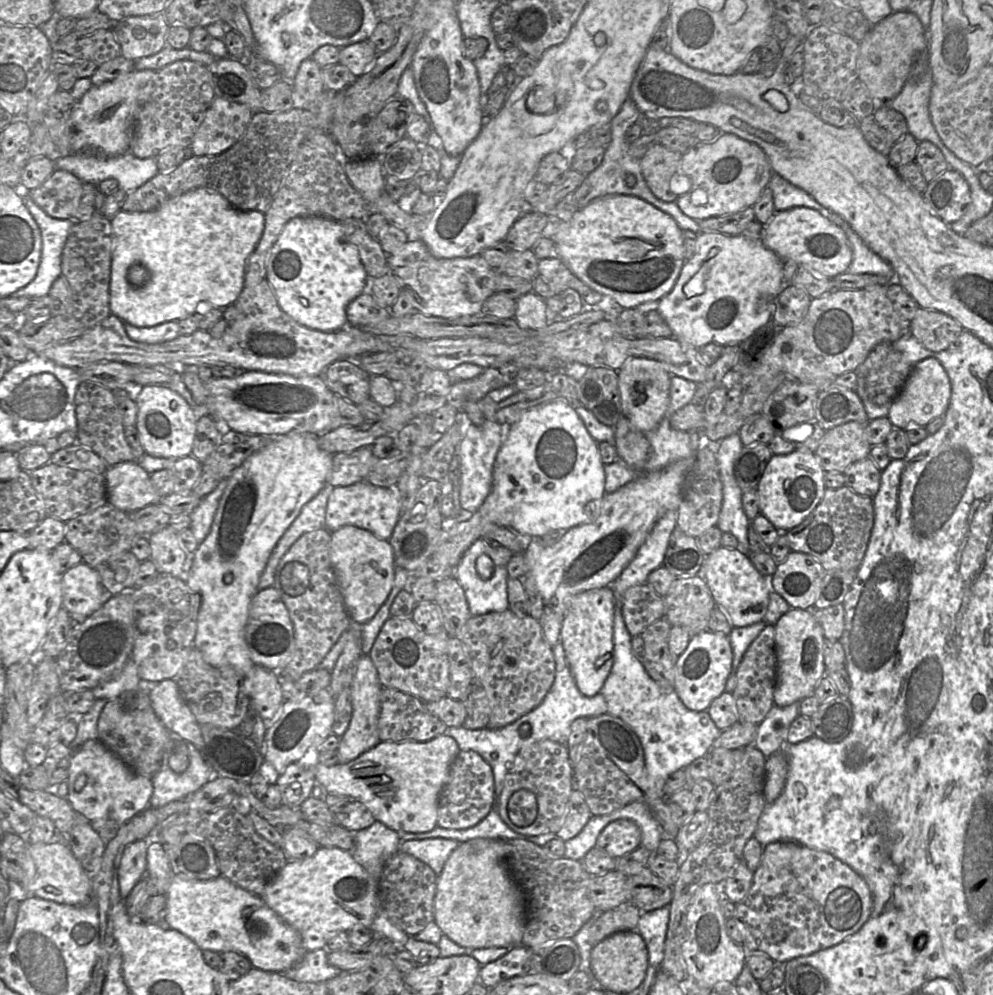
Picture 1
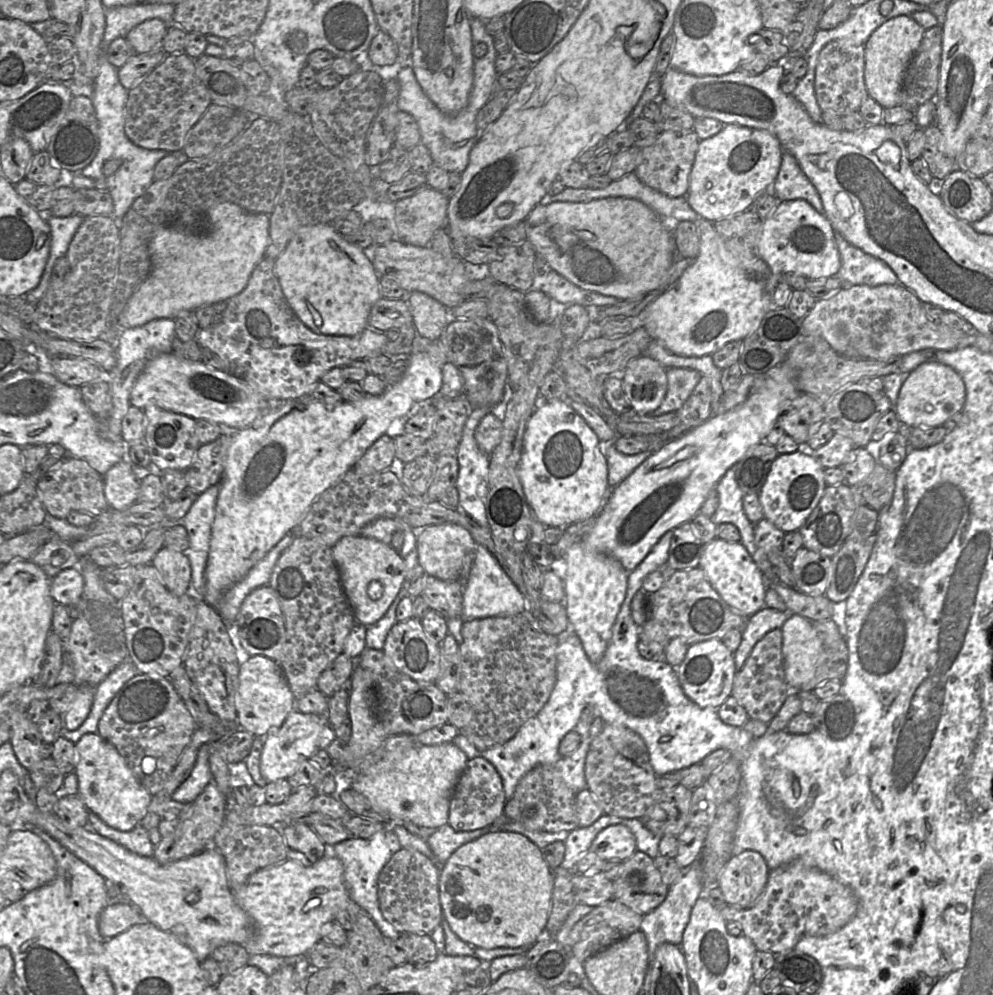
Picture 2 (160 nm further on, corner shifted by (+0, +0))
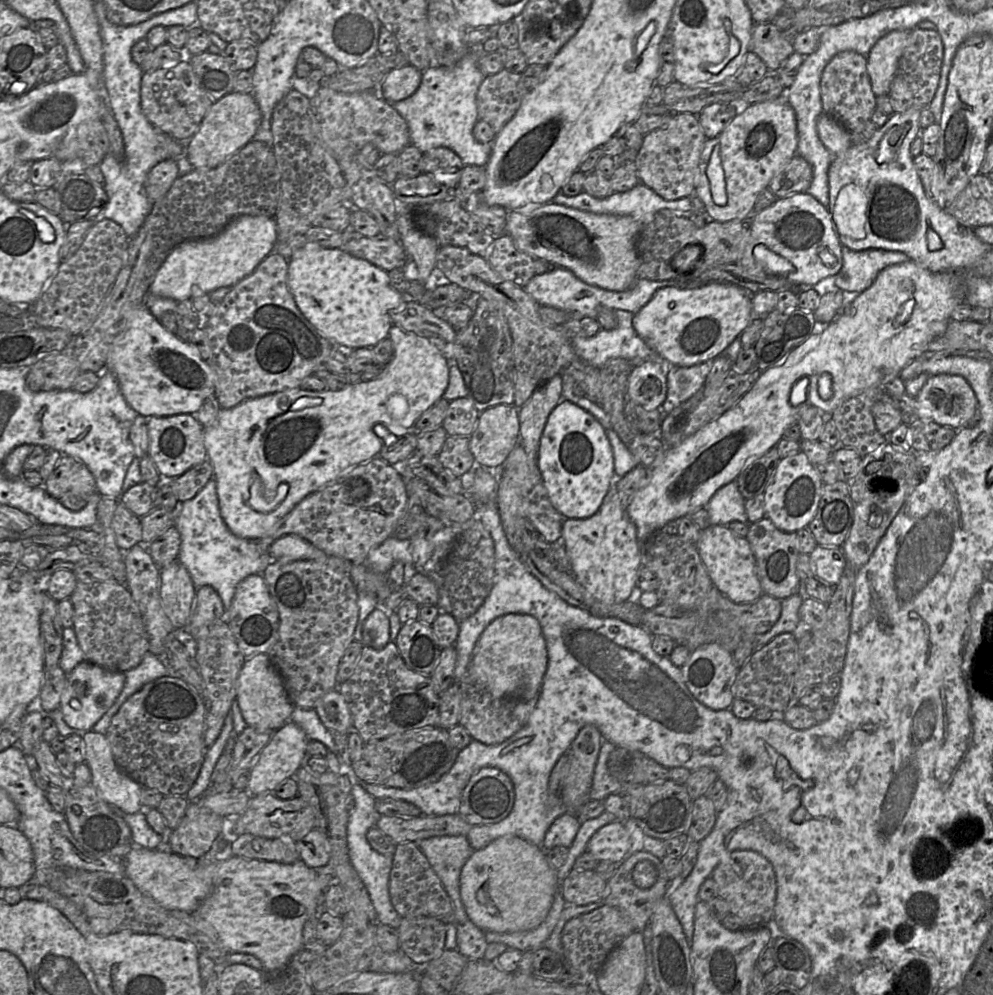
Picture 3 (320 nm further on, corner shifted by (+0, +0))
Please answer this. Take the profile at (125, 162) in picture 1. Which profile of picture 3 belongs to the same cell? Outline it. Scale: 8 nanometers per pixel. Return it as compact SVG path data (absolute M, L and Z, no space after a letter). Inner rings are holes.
M102 1L94 3L94 10L100 26L100 34L104 47L104 85L107 89L110 108L121 130L125 159L119 162L109 152L98 165L105 179L104 190L108 196L105 209L100 212L98 221L107 219L119 224L127 236L133 237L143 216L152 209L146 190L145 181L149 171L159 162L167 159L176 159L186 155L187 141L178 141L148 121L141 107L141 80L144 74L140 65L131 56L133 45L145 39L151 28L182 25L190 28L197 25L198 5L191 1L181 7L171 9L130 26L121 26L112 23L107 17L107 7Z

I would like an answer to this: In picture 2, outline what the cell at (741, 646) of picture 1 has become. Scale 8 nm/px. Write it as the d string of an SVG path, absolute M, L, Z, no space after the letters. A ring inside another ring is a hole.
M764 606L750 616L742 631L741 643L733 653L736 671L743 667L754 645L769 631L781 629L785 621L793 614L789 610L782 612Z

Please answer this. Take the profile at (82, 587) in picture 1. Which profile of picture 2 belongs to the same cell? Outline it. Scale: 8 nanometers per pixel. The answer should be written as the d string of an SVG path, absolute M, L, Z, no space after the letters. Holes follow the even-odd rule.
M76 568L62 570L50 580L50 593L55 603L76 606L84 590L84 579Z

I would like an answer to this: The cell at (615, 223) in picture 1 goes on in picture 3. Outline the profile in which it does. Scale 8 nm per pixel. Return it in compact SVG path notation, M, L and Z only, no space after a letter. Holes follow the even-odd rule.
M552 202L527 209L507 211L506 234L511 236L521 251L533 258L544 259L557 267L570 270L586 284L609 291L622 292L635 283L640 266L637 251L639 233L639 224L630 216L595 214Z

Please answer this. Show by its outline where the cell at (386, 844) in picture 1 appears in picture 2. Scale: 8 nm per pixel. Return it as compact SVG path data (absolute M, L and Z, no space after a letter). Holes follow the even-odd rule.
M384 824L384 830L373 834L368 839L350 838L330 847L330 852L342 863L344 869L344 881L351 901L358 905L359 909L368 913L374 920L382 935L387 939L399 939L398 932L382 915L379 908L377 881L379 873L391 856L400 850L402 846L395 834L393 827Z

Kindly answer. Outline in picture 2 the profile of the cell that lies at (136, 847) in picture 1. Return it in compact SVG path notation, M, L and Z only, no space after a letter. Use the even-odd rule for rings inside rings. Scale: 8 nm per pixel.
M88 811L90 829L101 836L113 840L133 853L152 857L155 846L150 841L149 833L139 824L130 831L120 831L107 825L97 814Z

